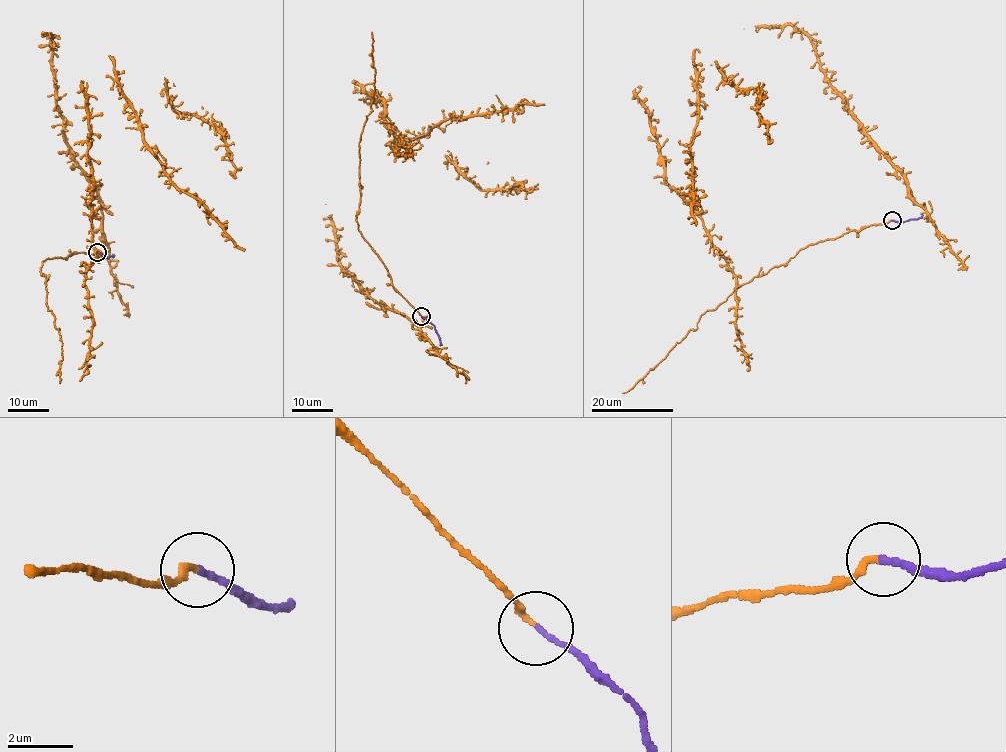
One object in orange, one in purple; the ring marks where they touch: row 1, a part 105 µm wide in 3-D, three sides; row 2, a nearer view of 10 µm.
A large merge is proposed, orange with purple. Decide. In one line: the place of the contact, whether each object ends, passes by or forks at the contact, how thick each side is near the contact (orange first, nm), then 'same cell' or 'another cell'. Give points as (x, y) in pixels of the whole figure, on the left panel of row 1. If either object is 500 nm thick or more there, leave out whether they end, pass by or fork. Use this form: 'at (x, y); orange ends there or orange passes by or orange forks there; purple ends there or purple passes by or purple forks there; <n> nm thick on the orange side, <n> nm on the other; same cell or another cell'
at (97, 252); orange ends there; purple ends there; 190 nm thick on the orange side, 160 nm on the other; same cell

